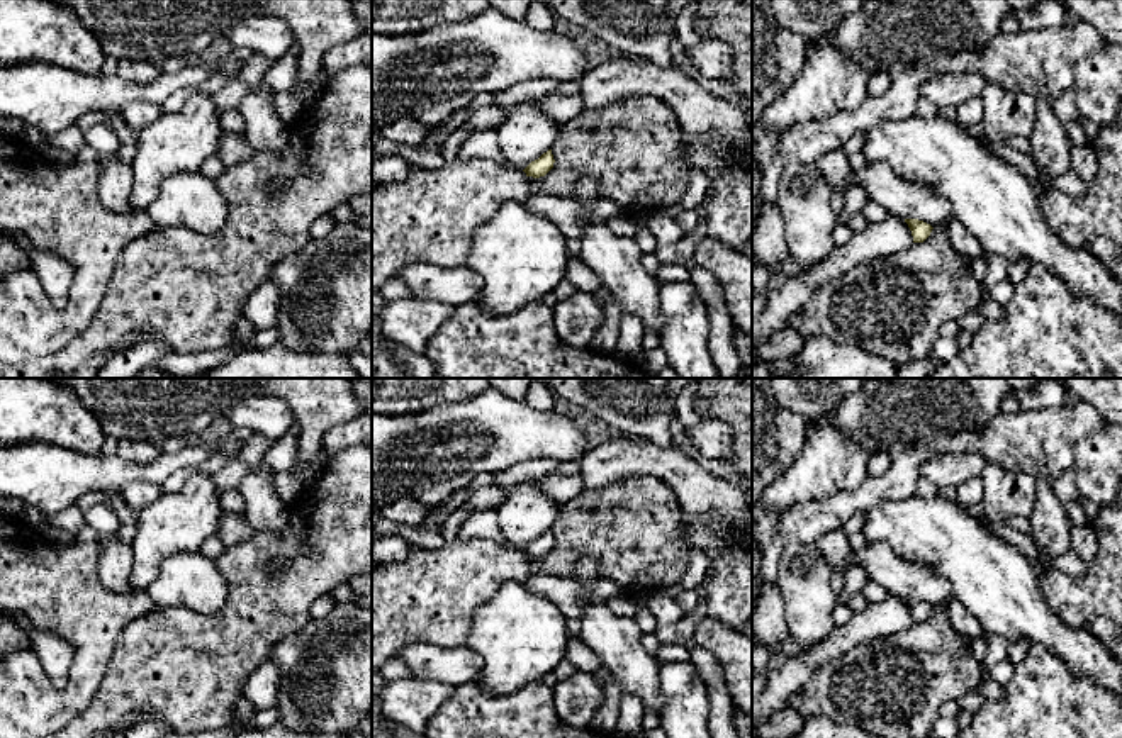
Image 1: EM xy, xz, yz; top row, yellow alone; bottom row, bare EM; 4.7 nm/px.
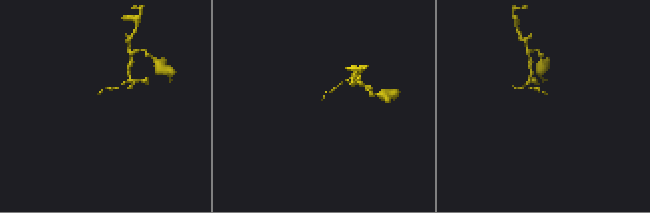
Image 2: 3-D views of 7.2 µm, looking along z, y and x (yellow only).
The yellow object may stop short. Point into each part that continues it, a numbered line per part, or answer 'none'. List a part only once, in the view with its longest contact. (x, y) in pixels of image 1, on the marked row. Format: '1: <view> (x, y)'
none

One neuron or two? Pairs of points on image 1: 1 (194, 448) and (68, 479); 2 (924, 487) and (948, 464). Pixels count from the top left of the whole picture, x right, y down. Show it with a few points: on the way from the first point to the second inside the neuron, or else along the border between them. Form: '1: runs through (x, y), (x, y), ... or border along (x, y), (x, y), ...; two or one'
1: runs through (163, 467), (158, 472), (99, 474); one
2: border along (924, 479), (937, 487); two

